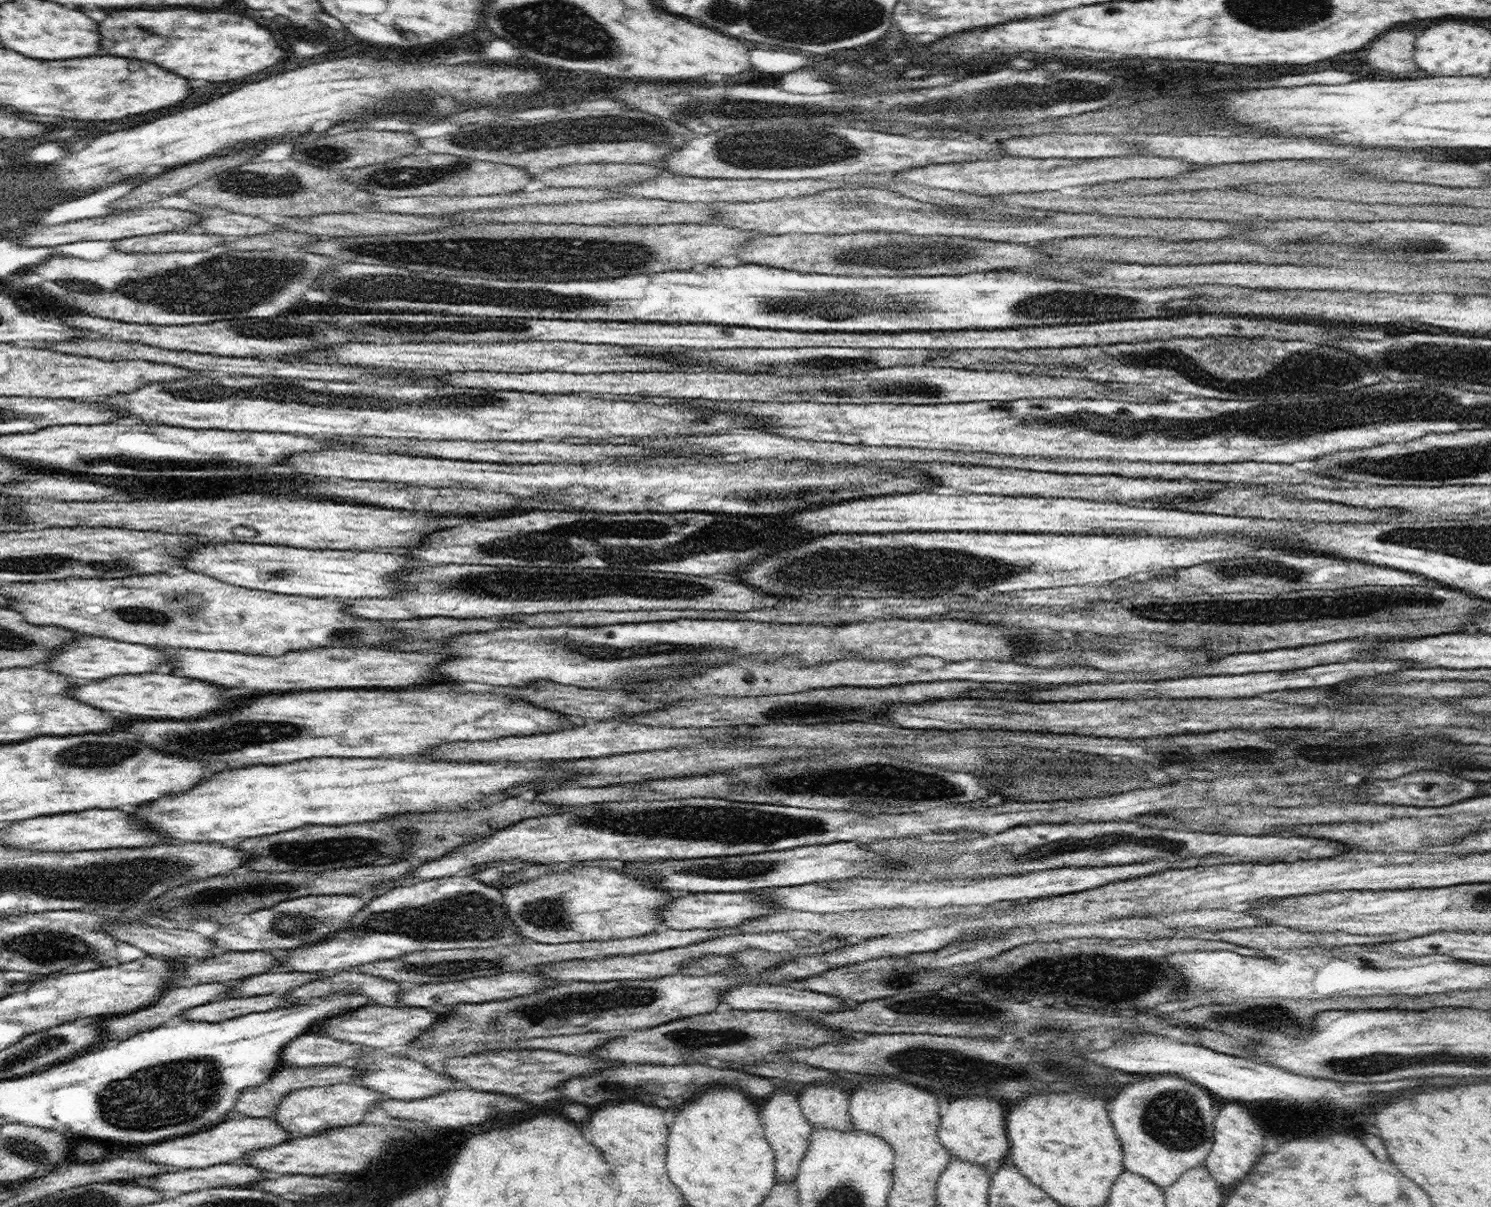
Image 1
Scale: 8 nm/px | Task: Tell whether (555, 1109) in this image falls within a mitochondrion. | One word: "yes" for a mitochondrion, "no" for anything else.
no

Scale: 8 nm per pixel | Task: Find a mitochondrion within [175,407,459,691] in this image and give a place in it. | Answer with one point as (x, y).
(346, 635)

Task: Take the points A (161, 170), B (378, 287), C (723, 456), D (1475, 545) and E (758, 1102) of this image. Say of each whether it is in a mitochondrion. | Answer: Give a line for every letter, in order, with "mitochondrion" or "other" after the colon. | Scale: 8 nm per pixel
A: other
B: mitochondrion
C: other
D: mitochondrion
E: other

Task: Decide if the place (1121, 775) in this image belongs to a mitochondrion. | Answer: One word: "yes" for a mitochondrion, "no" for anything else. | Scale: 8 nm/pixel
yes

